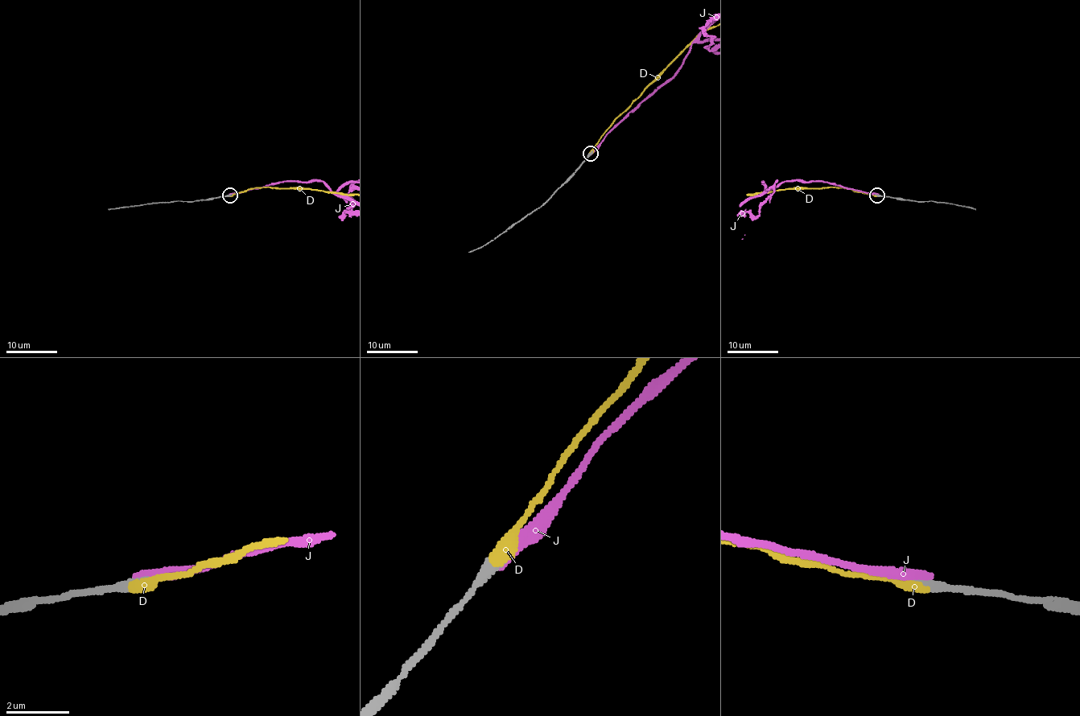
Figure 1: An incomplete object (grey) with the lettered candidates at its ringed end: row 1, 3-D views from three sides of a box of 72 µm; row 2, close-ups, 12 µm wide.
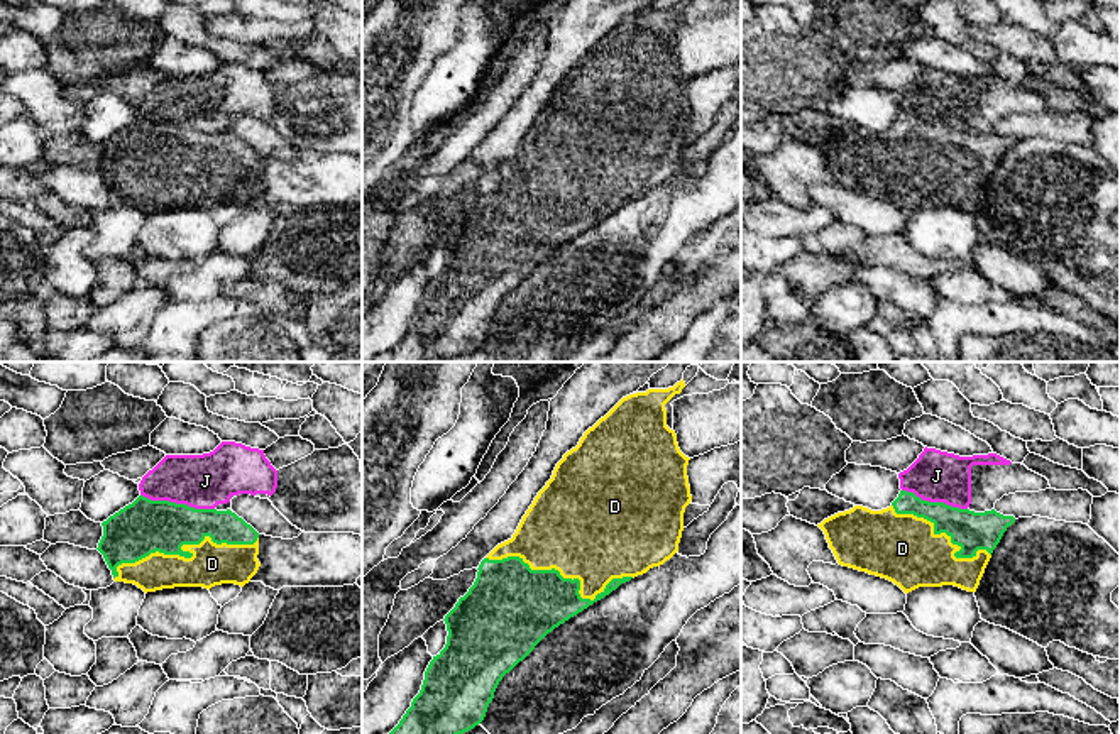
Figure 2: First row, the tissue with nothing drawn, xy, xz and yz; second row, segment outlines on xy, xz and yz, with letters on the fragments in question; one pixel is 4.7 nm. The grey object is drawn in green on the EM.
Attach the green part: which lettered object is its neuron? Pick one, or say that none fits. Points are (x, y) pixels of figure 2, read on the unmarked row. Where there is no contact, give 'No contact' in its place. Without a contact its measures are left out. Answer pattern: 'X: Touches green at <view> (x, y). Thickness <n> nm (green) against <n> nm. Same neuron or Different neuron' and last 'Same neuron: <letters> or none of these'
D: Touches green at xy (190, 175). Thickness 260 nm (green) against 200 nm. Same neuron
J: Touches green at xy (178, 125). Thickness 260 nm (green) against 260 nm. Different neuron
Same neuron: D

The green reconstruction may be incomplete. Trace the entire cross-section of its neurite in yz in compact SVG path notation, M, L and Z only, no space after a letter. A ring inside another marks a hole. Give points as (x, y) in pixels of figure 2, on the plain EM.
M900 112L887 130L854 127L817 147L839 186L887 200L909 215L919 208L942 206L976 213L993 171L1013 144L1013 137L1003 137L995 130L975 134L922 122L914 113Z

